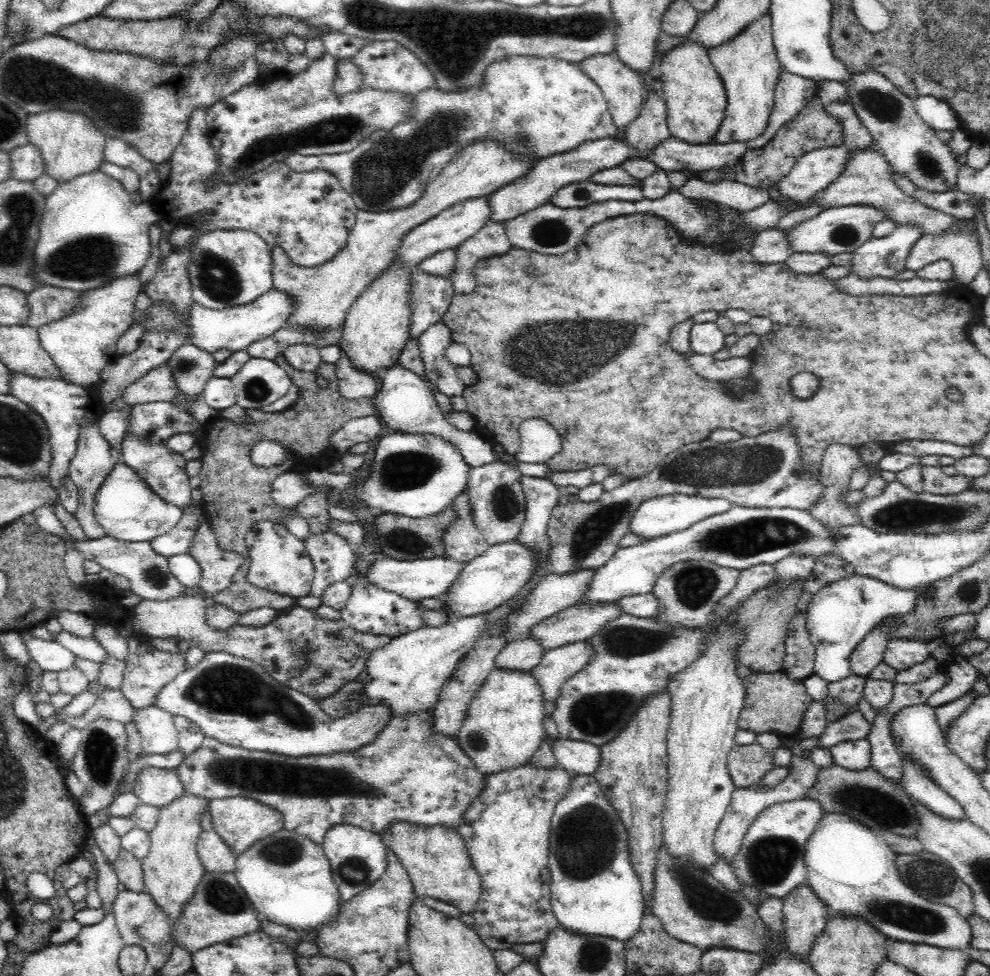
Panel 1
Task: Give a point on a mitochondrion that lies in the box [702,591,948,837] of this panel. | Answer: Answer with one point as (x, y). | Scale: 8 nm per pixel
(881, 807)

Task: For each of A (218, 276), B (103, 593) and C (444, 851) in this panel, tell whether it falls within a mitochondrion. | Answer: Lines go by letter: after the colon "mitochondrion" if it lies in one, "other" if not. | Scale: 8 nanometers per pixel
A: mitochondrion
B: other
C: other

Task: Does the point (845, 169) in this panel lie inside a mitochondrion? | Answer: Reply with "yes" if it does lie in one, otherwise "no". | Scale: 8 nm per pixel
no

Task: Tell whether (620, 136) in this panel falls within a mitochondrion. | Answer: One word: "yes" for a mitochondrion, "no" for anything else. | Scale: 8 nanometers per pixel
no

